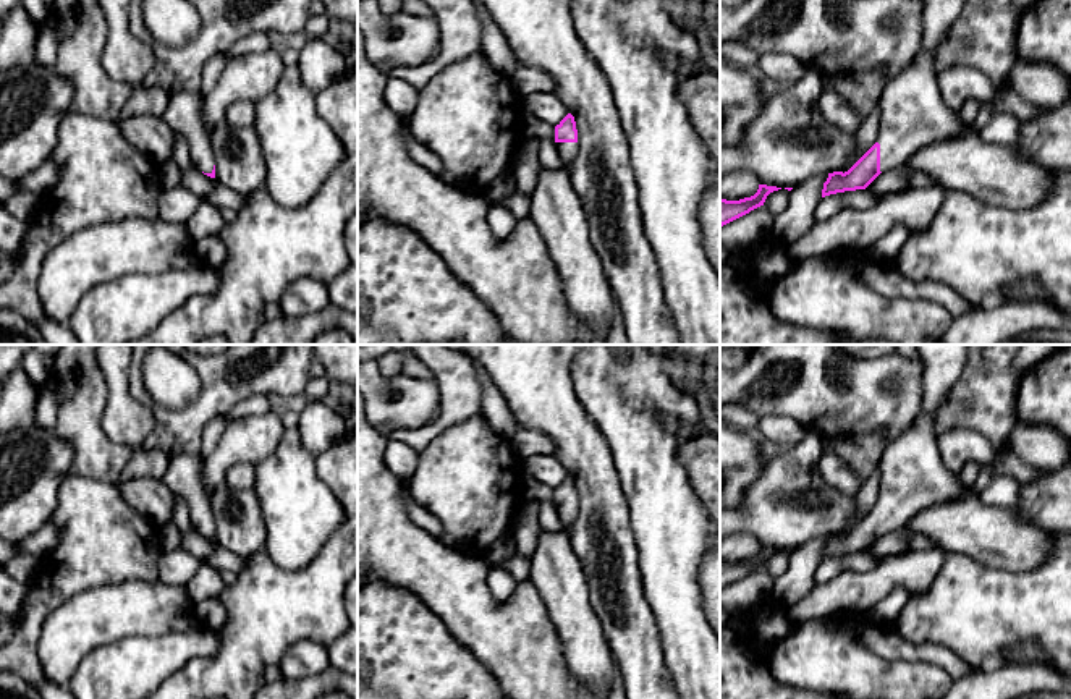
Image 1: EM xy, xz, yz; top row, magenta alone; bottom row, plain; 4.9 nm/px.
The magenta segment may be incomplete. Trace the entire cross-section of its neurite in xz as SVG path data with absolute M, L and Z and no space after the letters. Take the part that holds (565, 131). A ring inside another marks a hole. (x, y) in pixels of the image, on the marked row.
M571 113L555 126L555 146L563 168L571 167L578 154L578 129Z

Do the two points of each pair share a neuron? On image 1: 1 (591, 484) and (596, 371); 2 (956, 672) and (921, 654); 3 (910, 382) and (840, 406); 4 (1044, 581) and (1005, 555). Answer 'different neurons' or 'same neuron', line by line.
1: different neurons
2: same neuron
3: same neuron
4: different neurons

